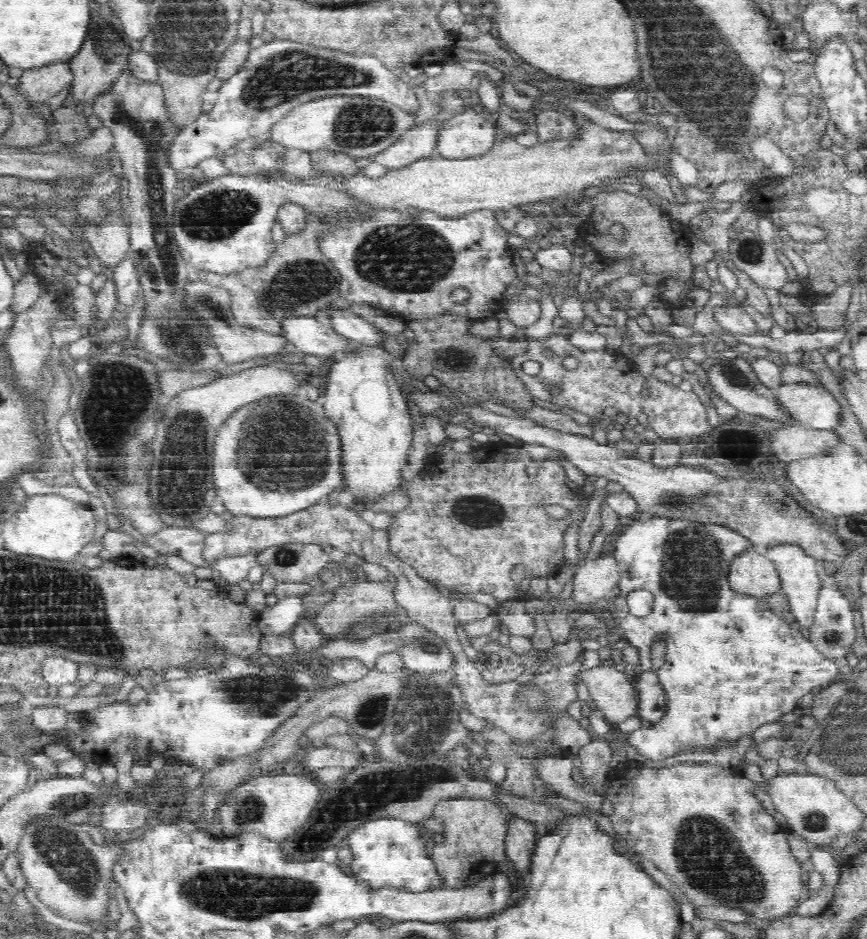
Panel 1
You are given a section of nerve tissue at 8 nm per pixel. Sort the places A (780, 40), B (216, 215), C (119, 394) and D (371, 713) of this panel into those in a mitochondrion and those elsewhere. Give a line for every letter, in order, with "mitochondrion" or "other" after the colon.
A: other
B: mitochondrion
C: mitochondrion
D: mitochondrion

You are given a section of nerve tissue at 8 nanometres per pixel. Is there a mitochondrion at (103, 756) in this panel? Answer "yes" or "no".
no

